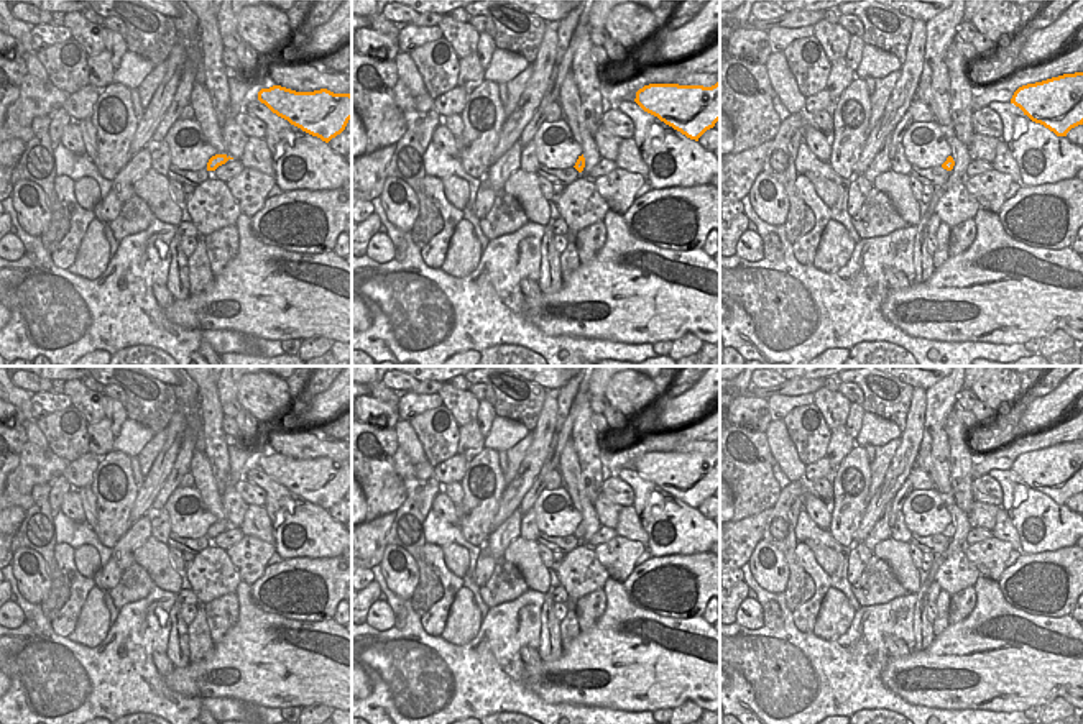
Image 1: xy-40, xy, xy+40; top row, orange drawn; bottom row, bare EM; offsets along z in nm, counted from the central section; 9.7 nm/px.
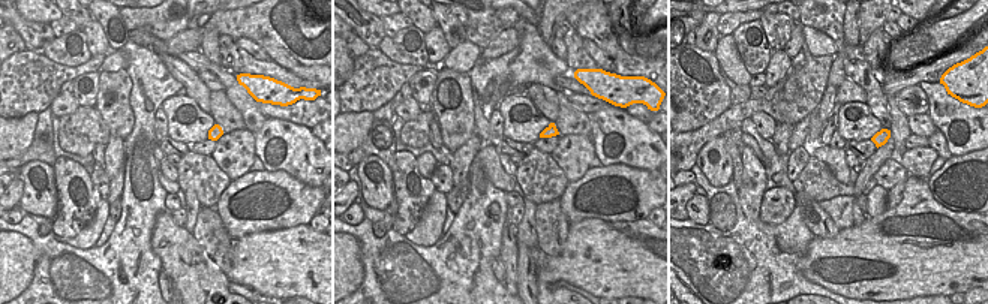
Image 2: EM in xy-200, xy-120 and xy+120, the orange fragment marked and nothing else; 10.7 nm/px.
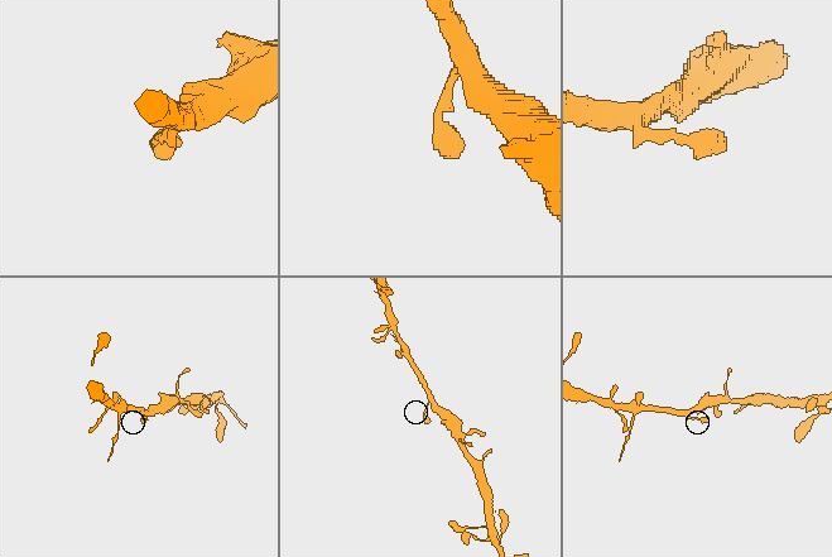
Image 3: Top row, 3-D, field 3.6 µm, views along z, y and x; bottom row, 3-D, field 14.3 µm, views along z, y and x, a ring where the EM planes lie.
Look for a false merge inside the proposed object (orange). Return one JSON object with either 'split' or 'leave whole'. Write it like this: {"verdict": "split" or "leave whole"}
{"verdict": "leave whole"}

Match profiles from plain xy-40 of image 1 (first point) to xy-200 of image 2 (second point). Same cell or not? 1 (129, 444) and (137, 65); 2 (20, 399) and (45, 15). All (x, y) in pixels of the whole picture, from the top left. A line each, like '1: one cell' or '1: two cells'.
1: two cells
2: two cells

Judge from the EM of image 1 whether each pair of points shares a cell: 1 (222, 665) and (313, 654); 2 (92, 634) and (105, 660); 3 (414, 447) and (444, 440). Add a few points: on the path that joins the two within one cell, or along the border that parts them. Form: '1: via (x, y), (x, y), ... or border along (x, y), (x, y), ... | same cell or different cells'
1: via (245, 665), (253, 662), (290, 662) | same cell
2: border along (112, 626), (92, 647), (66, 637) | different cells
3: border along (408, 422), (433, 467) | different cells

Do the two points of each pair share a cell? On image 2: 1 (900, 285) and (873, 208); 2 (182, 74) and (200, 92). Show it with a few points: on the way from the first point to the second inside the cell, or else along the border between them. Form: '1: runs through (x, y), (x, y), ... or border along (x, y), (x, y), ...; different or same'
1: border along (886, 208), (867, 217); different
2: runs through (186, 78), (195, 87); same

